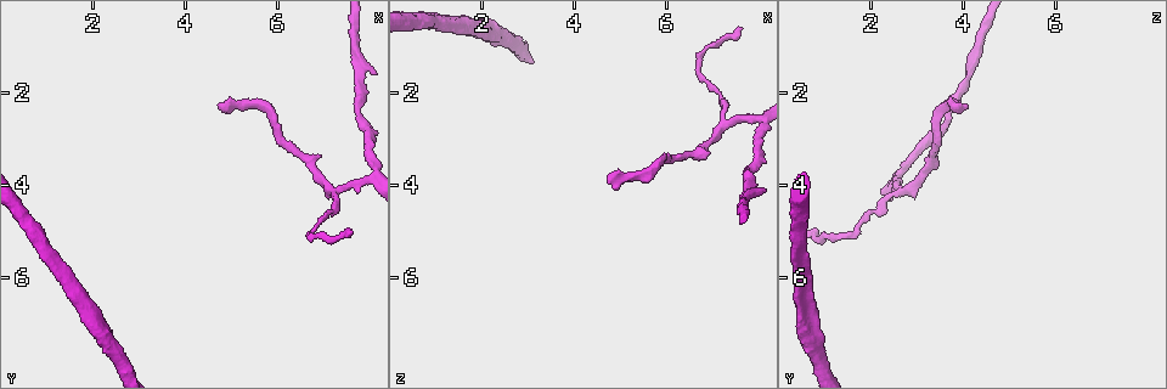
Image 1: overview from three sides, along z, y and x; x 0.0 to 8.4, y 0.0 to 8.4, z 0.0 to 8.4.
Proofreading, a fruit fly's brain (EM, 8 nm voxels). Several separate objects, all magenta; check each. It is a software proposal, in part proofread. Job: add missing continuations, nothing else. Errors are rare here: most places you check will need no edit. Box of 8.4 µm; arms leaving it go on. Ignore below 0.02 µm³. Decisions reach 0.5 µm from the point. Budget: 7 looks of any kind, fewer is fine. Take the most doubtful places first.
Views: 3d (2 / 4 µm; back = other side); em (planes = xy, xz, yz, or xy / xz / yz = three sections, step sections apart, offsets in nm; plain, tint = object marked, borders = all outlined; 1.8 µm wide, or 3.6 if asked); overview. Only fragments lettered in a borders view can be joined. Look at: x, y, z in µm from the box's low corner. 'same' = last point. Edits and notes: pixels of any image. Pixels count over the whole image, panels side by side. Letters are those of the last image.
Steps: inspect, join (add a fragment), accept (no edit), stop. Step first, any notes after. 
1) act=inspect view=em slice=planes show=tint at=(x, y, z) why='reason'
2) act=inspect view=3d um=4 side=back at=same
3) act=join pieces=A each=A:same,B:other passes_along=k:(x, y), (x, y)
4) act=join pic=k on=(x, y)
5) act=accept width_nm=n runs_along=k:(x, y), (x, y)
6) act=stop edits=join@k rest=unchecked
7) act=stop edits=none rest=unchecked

act=inspect view=3d um=4 at=(4.75, 2.25, 3.90) why='branch stops here'

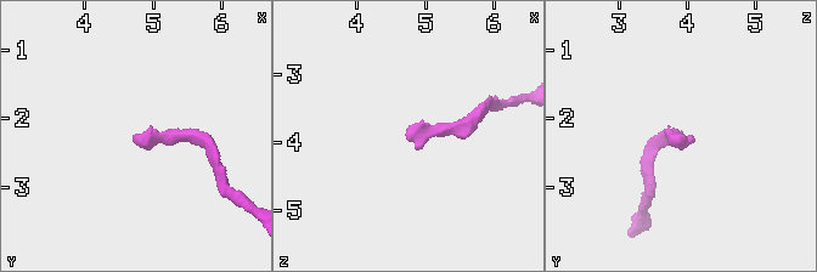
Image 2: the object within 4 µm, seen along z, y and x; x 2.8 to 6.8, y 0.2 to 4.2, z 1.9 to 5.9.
act=inspect view=em um=3.6 slice=planes show=plain at=(4.75, 2.25, 3.95)

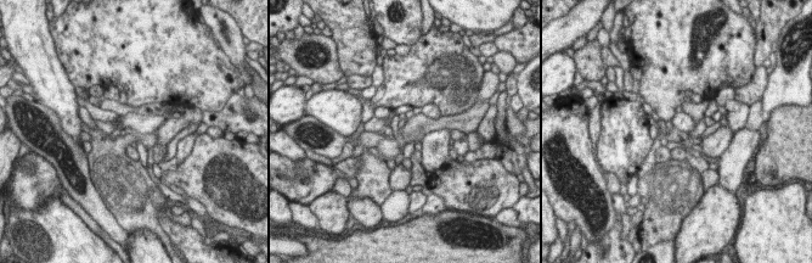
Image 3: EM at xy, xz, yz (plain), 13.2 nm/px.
act=inspect view=em um=3.6 slice=planes show=borders at=same why='what lies round it'

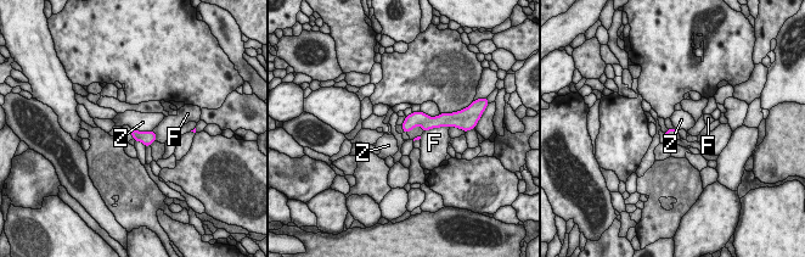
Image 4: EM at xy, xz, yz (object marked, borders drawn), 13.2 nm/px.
act=accept each=F:other,Z:other border=4:(131, 128), (152, 130) found='none of them fits'

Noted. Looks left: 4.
act=inspect view=3d um=2 side=back at=(7.55, 5.00, 0.60) why='thin end'

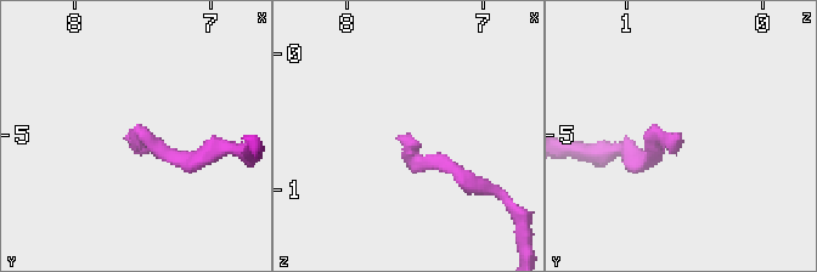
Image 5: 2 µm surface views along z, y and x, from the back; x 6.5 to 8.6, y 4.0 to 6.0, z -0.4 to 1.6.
act=inspect view=em slice=xy step=4 show=borders at=(7.62, 5.00, 0.60)

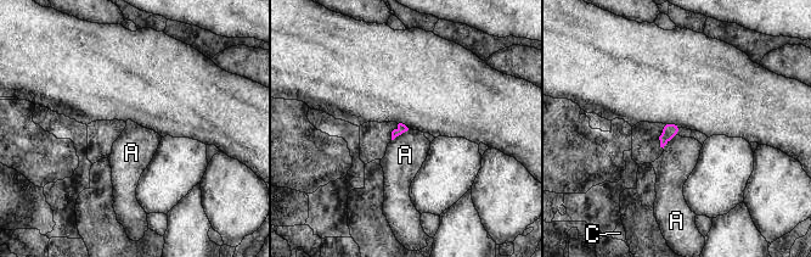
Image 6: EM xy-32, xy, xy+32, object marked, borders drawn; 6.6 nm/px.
act=inspect view=em slice=planes show=borders at=same why='another direction'

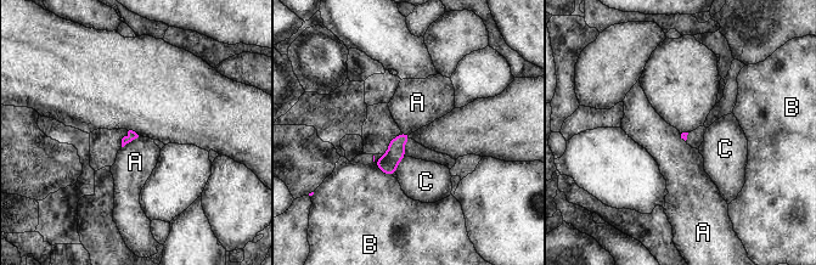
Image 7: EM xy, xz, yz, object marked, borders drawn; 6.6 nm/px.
act=accept each=A:other,B:other,C:other border=7:(139, 135), (122, 147) found='none of them fits'

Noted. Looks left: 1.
act=stop edits=none rest=unchecked

